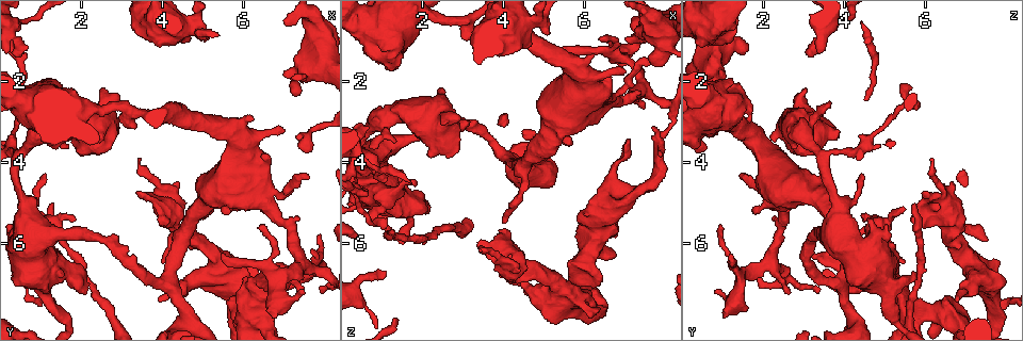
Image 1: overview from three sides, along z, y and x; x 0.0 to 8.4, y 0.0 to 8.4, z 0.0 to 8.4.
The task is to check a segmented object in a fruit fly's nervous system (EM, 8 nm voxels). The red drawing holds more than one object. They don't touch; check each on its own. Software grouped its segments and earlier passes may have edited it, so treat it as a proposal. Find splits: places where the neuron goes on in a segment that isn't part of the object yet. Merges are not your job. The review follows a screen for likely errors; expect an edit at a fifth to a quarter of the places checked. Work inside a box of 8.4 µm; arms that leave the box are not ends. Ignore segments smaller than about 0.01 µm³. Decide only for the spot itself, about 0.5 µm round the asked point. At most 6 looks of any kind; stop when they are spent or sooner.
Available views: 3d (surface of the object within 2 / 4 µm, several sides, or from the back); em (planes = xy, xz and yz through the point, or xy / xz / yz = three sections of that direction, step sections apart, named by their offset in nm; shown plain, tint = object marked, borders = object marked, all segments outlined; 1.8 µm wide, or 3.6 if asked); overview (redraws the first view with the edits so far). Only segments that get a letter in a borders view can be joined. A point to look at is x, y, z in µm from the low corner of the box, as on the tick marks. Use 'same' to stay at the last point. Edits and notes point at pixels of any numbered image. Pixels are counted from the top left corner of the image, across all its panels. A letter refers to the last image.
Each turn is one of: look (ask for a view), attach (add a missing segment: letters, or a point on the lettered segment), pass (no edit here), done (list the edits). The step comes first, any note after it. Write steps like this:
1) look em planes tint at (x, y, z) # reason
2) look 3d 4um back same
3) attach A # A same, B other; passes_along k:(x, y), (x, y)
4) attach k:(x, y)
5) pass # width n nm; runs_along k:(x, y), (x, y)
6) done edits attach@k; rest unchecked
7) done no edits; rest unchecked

look em planes borders at (7.65, 6.15, 3.15) # an open end

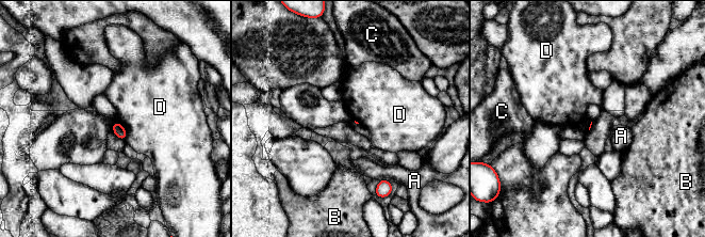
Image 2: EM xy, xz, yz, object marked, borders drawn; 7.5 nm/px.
pass # A other, B other, C other, D other; border 2:(115, 120), (125, 129), (126, 140); no lettered segment goes on from it

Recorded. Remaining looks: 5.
look em xz step 16 borders at (5.50, 6.30, 1.15) # free end

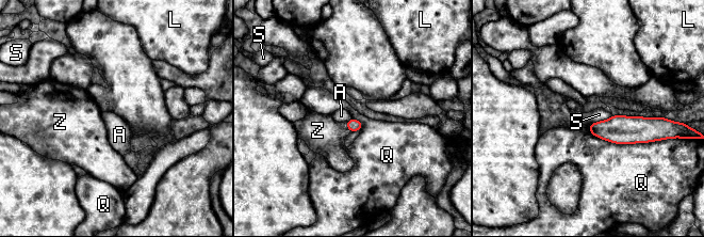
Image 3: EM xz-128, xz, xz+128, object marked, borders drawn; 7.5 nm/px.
look em xy step 8 borders same

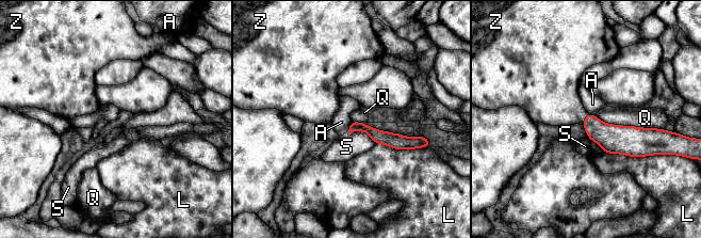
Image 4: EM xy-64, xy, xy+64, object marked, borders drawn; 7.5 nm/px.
attach Z # longest_contact Q 500 nm; A other, L other, Q other, S other, Z same; passes_along 4:(612, 138), (585, 118), (556, 102); the neuron continues

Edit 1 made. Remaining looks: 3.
look overview # see it whole again

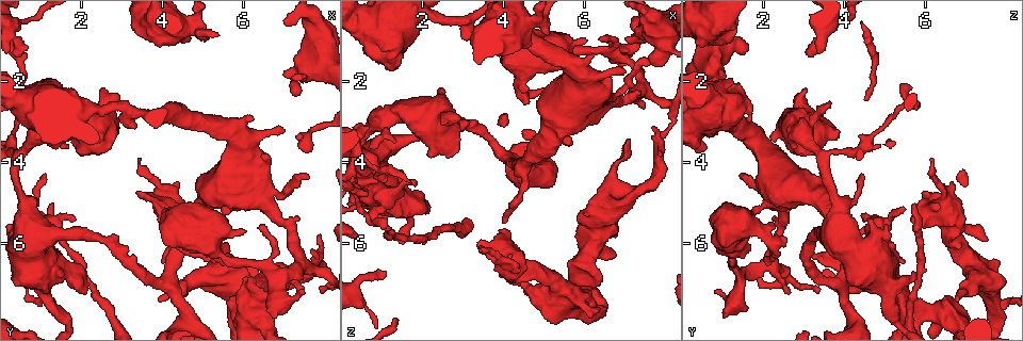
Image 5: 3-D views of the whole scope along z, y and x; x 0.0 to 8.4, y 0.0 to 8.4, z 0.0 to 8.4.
look em planes borders at (6.75, 7.80, 1.05) # branch stops here

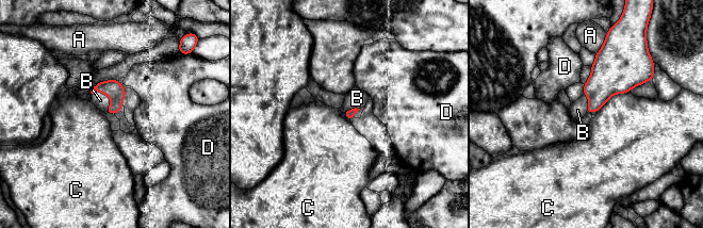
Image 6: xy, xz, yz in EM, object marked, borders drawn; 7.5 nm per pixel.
attach B # longest_contact C 300 nm; A other, B same, C other, D other; passes_along 6:(113, 88), (109, 96), (100, 100); the neuron continues

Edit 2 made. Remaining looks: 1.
done edits attach@4, attach@6; rest unchecked

